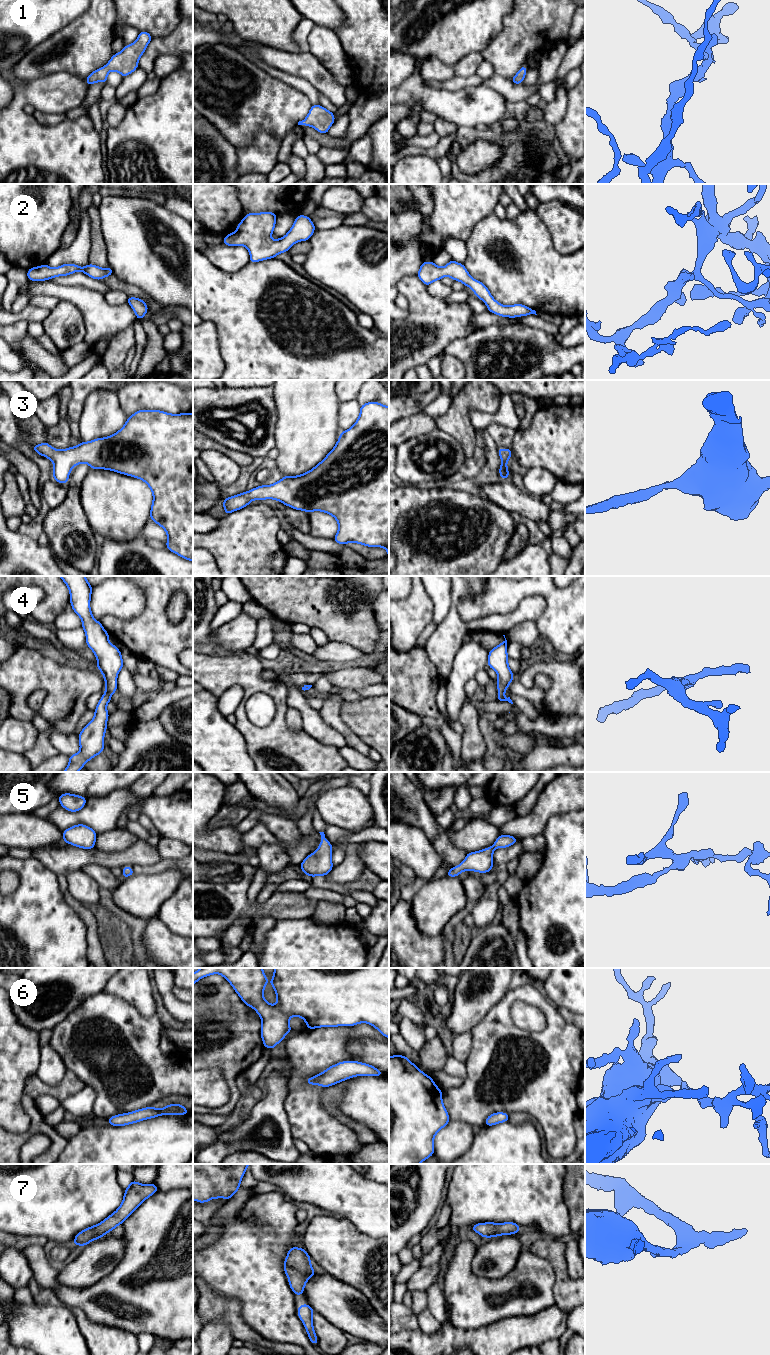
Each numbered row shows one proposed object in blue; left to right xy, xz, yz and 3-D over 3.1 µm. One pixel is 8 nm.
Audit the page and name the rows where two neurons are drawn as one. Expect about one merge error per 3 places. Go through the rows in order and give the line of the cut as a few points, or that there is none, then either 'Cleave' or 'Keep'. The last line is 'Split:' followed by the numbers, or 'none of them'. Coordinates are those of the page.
1: No split. Keep
2: No split. Keep
3: No split. Keep
4: No split. Keep
5: No split. Keep
6: No split. Keep
7: No split. Keep
Split: none of them

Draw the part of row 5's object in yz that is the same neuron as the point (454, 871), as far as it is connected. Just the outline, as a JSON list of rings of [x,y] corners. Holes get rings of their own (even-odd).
[[[501,834],[491,847],[467,853],[465,860],[457,867],[452,867],[446,876],[456,877],[459,876],[462,871],[490,872],[493,868],[494,850],[496,848],[507,848],[517,841],[519,841],[519,839],[513,836]]]

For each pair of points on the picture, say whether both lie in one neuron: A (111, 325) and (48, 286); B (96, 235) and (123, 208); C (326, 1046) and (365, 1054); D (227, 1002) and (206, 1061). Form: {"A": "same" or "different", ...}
{"A": "same", "B": "different", "C": "different", "D": "same"}

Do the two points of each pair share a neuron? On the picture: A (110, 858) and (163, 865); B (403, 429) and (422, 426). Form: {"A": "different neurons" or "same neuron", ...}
{"A": "different neurons", "B": "same neuron"}

